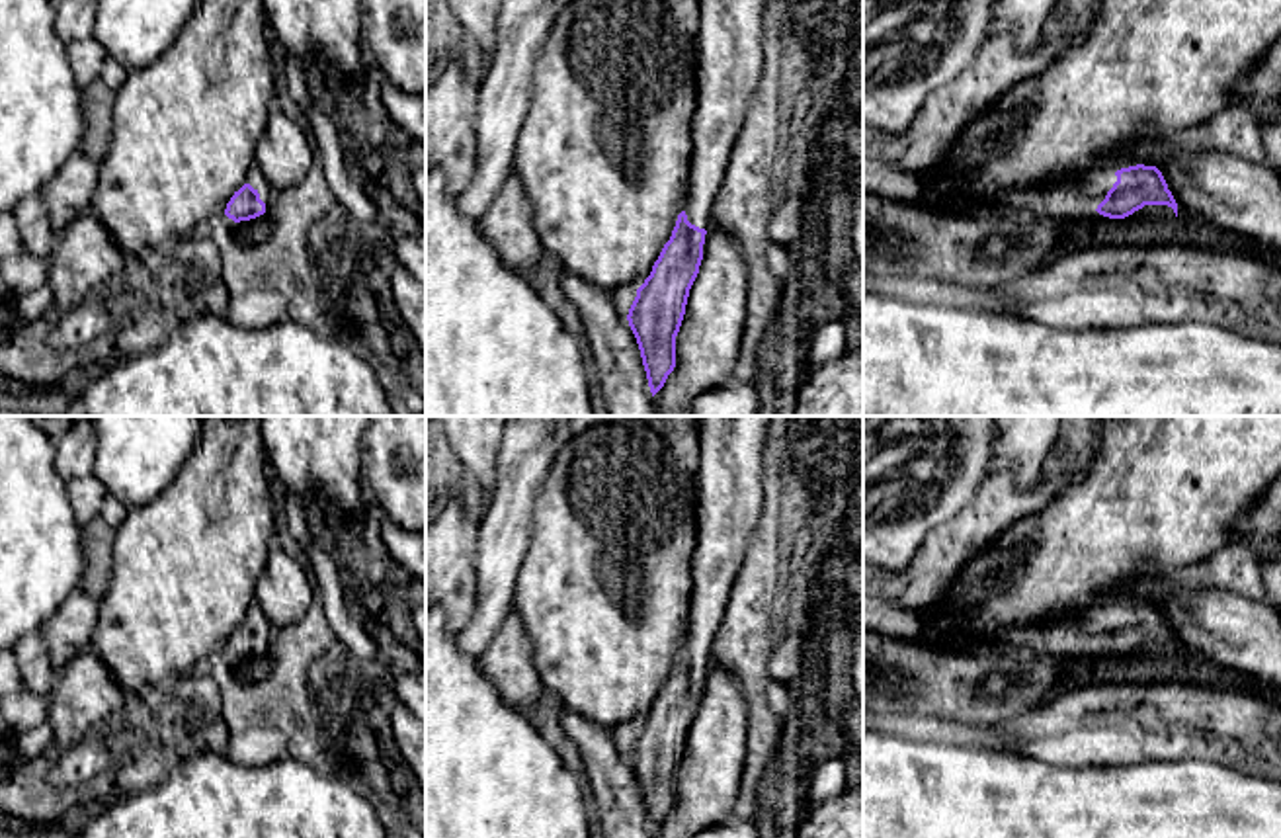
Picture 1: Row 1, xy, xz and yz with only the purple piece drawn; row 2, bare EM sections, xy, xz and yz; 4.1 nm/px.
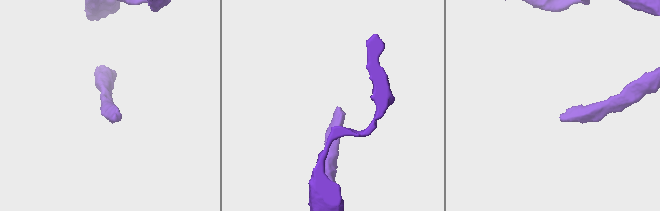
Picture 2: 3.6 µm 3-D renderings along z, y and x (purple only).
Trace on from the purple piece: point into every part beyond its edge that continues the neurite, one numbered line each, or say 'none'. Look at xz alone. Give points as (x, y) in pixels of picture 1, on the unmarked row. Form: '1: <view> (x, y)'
1: xz (727, 489)

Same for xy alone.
1: xy (254, 618)

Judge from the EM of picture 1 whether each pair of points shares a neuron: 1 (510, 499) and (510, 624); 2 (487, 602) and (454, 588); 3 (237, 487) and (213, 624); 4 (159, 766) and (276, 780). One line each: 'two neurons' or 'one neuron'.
1: two neurons
2: two neurons
3: one neuron
4: two neurons

